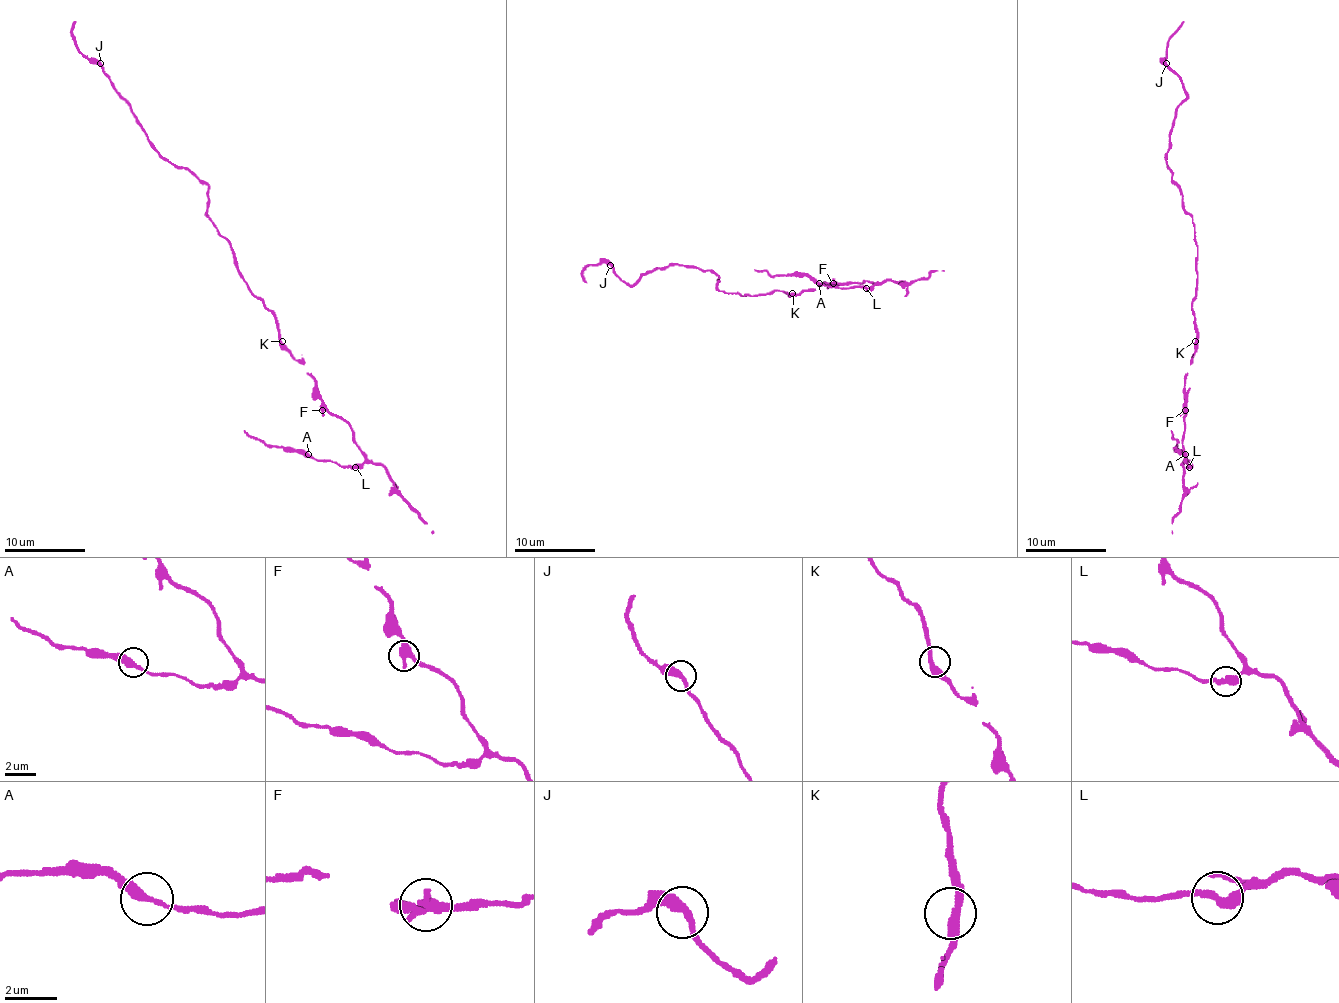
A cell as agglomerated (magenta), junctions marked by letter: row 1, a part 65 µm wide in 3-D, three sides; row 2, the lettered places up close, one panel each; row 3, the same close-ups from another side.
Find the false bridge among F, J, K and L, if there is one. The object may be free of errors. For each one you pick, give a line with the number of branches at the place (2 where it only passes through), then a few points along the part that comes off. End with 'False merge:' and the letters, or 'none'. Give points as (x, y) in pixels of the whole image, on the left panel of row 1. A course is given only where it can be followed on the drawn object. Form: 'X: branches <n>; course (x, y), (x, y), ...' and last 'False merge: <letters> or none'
L: branches 2; course (355, 466), (318, 460), (294, 448), (266, 446), (243, 430)
False merge: L

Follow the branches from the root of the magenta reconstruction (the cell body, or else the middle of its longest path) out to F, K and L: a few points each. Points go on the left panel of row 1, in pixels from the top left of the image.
F: (247, 284), (272, 312), (278, 341), (304, 365), (314, 381), (314, 393), (322, 401), (322, 410)
K: (247, 284), (247, 288), (272, 312), (282, 341)
L: (247, 284), (272, 312), (278, 341), (314, 381), (314, 393), (351, 428), (365, 458), (355, 466)

